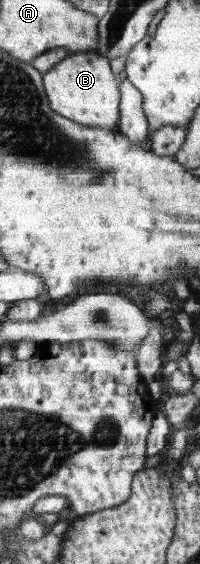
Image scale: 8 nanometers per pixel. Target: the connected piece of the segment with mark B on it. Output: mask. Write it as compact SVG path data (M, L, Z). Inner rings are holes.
M94 51L70 54L44 76L52 110L89 127L116 130L116 126L119 126L122 94L116 74L110 68L109 58Z

